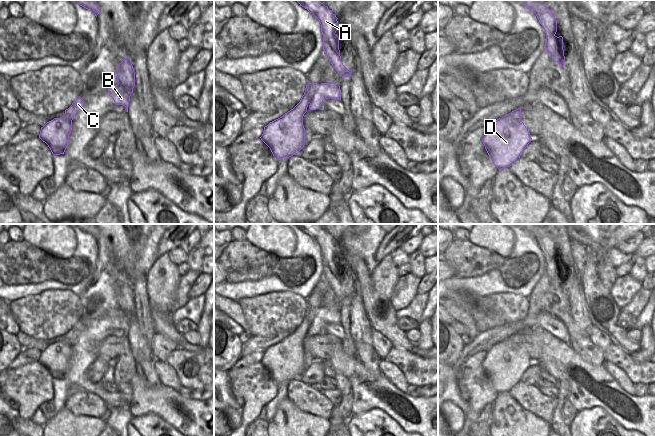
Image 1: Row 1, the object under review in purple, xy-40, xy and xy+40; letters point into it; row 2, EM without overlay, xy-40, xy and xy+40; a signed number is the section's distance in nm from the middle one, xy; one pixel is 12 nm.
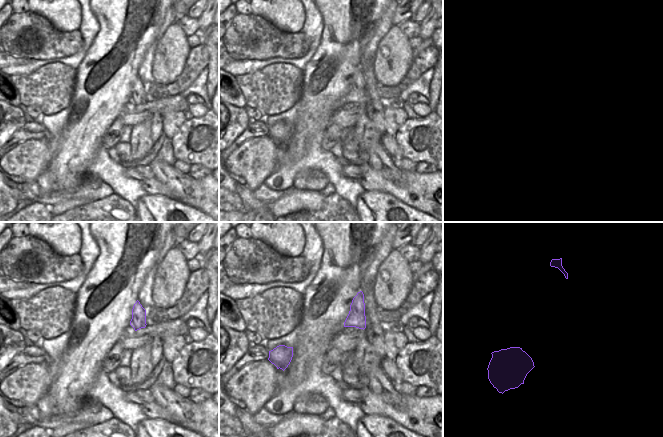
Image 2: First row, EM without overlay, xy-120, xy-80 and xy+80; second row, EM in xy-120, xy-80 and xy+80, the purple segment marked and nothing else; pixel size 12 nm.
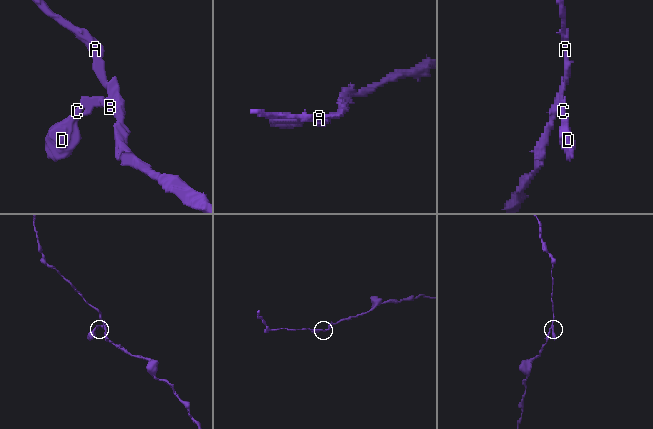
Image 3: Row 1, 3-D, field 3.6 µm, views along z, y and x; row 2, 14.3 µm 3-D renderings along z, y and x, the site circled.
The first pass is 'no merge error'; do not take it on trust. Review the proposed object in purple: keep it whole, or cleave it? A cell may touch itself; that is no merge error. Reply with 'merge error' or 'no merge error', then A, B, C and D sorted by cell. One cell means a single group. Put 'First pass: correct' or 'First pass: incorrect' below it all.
no merge error; A B C D
First pass: correct

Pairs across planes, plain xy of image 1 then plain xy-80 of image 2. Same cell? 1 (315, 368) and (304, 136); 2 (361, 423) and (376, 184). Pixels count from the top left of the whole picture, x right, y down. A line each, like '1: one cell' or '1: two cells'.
1: two cells
2: two cells

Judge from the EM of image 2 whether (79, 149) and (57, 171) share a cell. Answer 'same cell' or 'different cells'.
same cell

